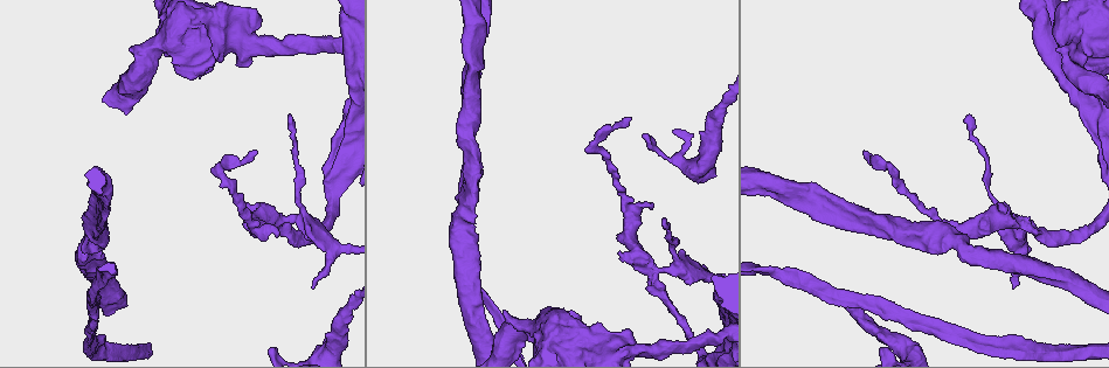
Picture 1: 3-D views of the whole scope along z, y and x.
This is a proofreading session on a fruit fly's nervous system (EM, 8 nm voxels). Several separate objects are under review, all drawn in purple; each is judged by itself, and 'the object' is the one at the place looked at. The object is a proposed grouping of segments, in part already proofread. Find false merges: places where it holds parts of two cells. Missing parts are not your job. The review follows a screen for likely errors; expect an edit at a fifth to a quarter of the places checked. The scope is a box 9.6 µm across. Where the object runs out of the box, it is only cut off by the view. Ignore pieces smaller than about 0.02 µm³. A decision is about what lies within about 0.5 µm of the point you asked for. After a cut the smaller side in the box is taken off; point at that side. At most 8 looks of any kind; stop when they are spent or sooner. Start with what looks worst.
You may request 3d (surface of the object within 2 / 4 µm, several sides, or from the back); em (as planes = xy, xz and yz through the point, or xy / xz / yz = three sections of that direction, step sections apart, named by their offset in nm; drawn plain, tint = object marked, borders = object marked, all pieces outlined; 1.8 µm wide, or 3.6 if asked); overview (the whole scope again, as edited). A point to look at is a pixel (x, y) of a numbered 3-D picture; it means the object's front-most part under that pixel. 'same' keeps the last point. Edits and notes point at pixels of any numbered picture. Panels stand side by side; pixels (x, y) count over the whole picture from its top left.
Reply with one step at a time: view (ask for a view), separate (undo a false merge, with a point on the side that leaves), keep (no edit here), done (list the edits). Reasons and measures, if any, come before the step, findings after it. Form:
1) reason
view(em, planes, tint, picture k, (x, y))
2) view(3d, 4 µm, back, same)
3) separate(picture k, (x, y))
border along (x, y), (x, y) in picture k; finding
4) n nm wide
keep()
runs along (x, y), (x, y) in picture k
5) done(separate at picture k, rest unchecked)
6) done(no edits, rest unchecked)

touches itself
view(em, xz, step 16, borders, picture 1, (1009, 338))

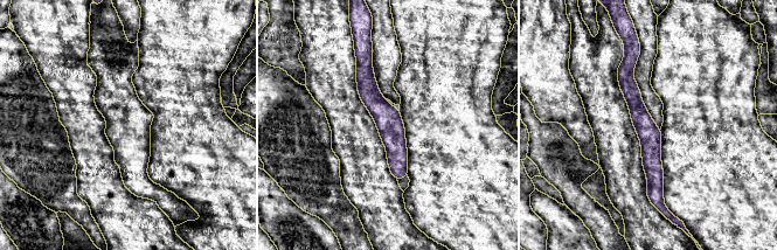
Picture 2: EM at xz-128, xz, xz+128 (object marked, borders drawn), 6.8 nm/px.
keep()
runs along (633, 57), (628, 85), (651, 137), (654, 191) in picture 2; one cell here

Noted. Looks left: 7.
sudden change in width
view(3d, 4 µm, picture 1, (560, 330))

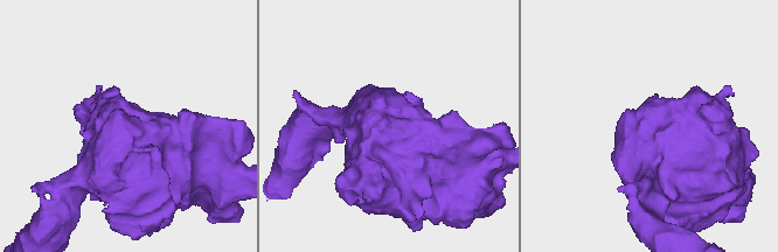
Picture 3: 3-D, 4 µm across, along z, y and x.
view(em, 3.6 µm, xz, step 4, tint, picture 3, (649, 141))

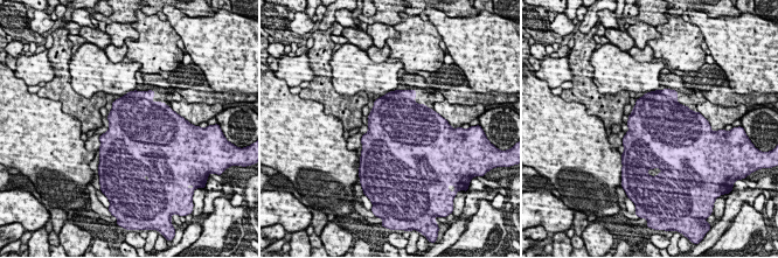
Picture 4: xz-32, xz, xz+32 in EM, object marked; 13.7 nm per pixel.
another direction
view(em, 3.6 µm, planes, borders, same)

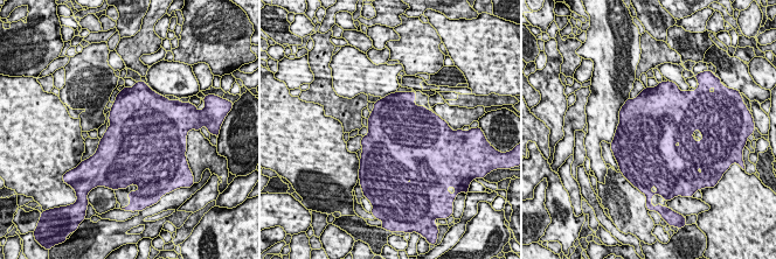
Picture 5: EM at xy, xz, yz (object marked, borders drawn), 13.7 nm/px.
keep()
all the same cell

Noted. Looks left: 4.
calibre changes
view(em, 3.6 µm, xz, step 4, tint, picture 1, (256, 41))

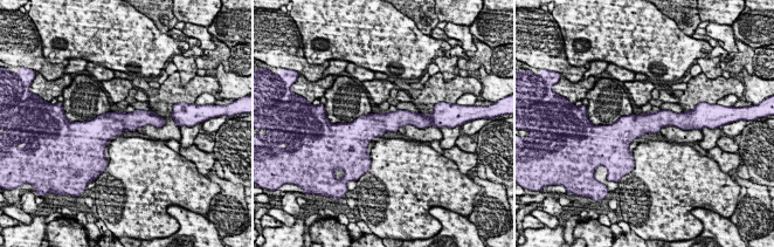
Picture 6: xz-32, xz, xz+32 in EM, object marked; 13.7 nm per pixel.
keep()
all the same cell

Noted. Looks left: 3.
done(no edits, rest unchecked)

